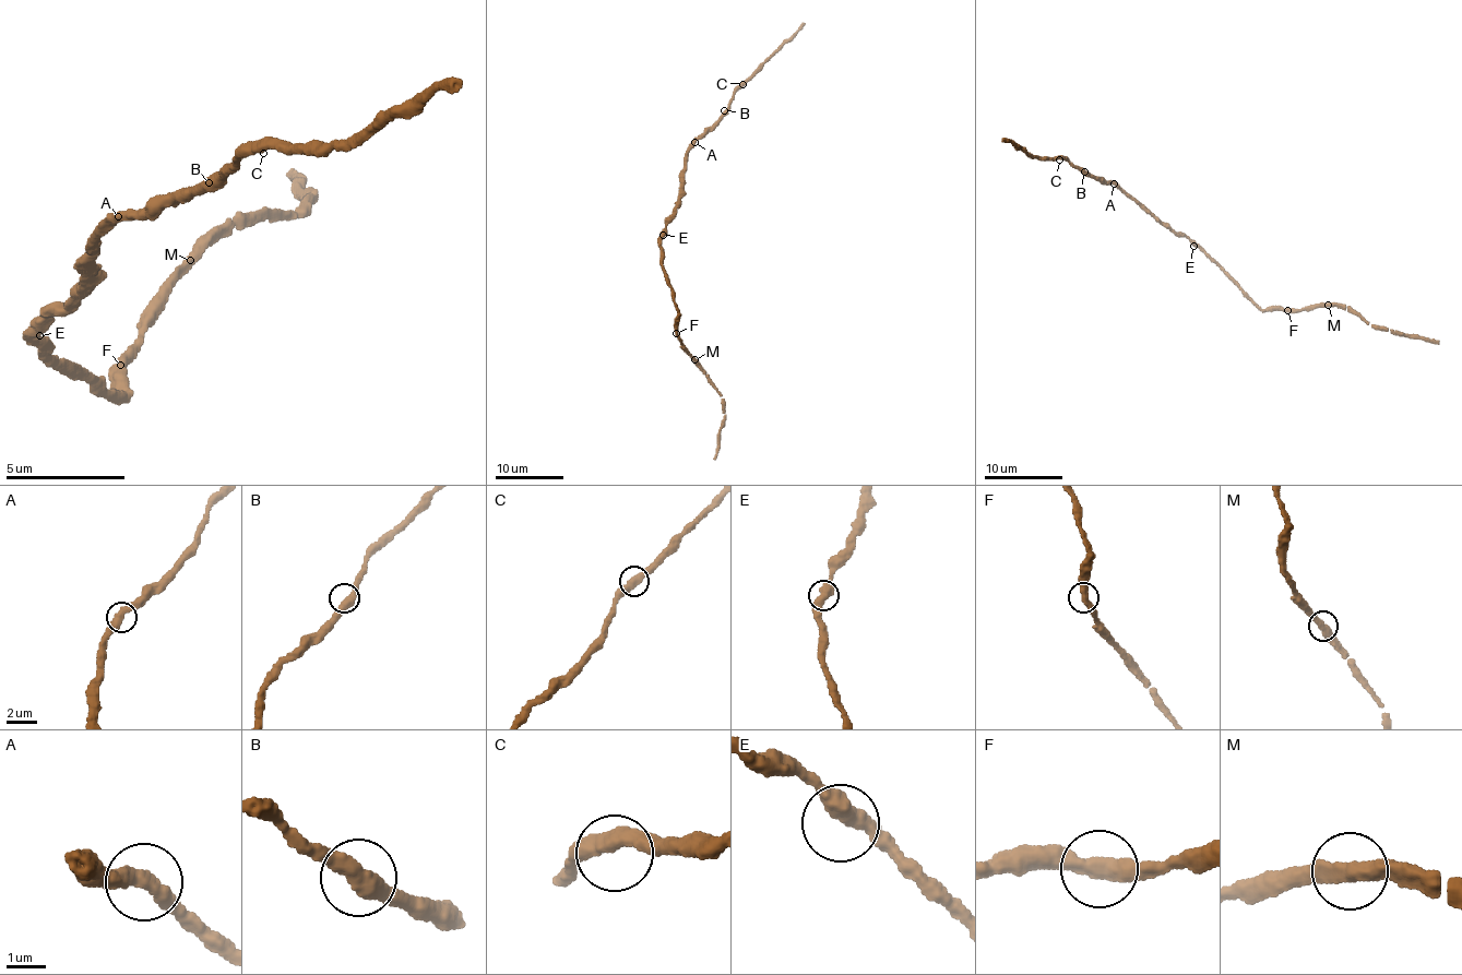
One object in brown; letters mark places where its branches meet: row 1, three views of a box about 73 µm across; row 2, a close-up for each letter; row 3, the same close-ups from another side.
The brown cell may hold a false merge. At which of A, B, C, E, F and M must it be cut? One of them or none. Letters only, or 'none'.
none

